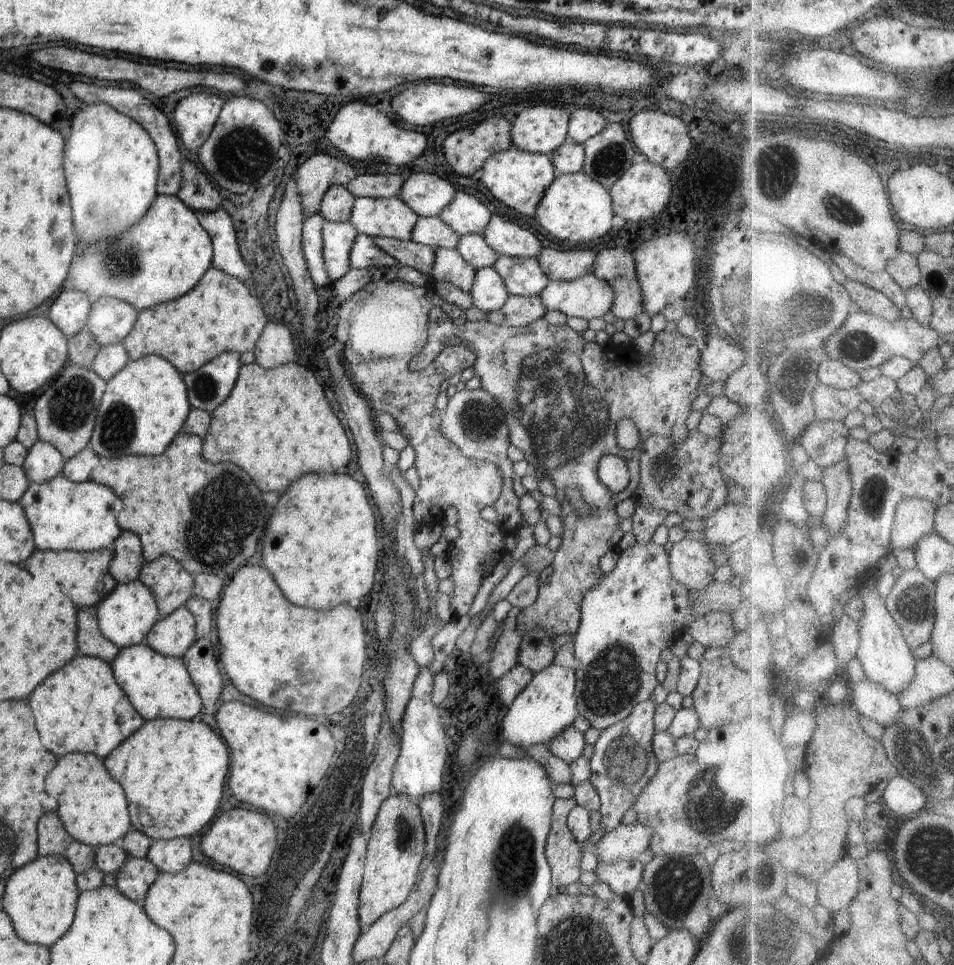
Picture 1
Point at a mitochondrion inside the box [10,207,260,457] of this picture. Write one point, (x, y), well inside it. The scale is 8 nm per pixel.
(69, 402)

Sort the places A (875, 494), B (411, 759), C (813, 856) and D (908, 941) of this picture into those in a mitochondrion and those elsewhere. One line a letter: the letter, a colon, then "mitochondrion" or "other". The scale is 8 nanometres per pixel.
A: mitochondrion
B: other
C: other
D: other

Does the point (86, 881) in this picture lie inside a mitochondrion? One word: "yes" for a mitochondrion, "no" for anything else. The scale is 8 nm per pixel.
no

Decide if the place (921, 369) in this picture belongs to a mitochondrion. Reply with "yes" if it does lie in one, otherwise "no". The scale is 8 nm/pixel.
no

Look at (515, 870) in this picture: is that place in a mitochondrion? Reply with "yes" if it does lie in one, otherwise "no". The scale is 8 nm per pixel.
yes

